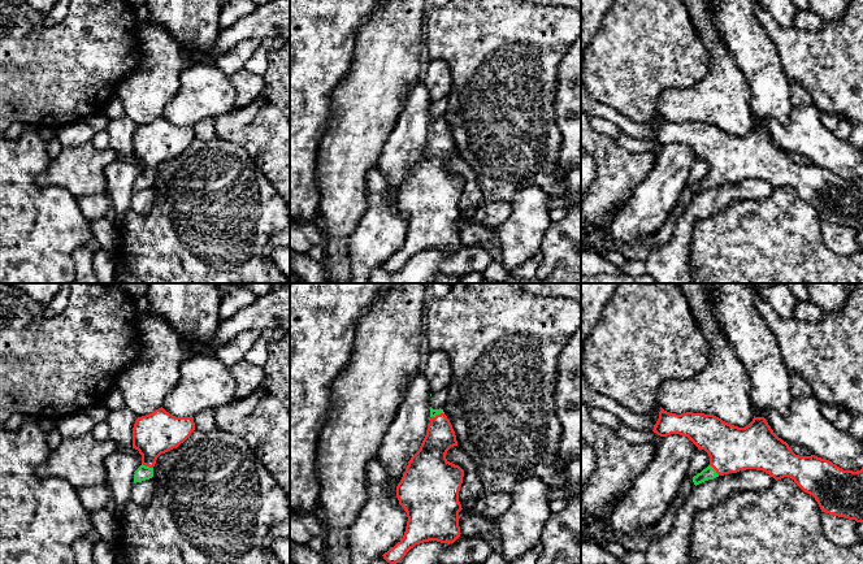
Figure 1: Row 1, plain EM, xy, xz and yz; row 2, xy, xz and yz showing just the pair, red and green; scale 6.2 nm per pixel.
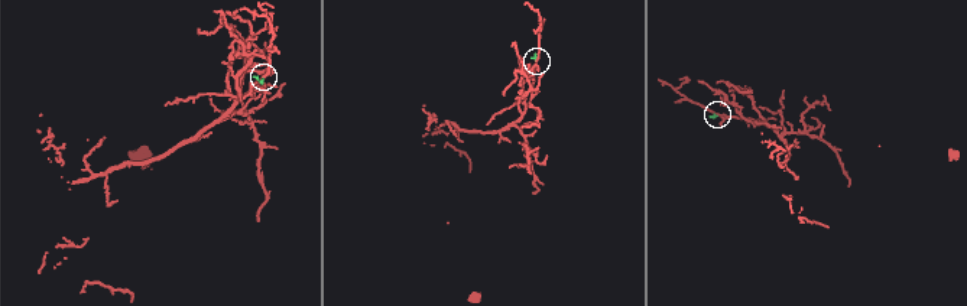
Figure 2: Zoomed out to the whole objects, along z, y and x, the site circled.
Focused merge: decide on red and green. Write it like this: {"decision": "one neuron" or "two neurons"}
{"decision": "one neuron"}

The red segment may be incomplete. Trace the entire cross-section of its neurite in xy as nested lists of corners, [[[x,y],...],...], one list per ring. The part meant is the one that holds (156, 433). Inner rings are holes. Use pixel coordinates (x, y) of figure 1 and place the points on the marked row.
[[[162,407],[138,417],[133,428],[133,448],[142,455],[134,482],[153,477],[157,457],[183,443],[195,430],[194,417],[175,417]]]

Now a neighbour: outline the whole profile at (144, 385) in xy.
[[[148,309],[139,320],[142,356],[126,366],[117,378],[125,407],[138,417],[161,408],[175,389],[186,355],[177,331]]]

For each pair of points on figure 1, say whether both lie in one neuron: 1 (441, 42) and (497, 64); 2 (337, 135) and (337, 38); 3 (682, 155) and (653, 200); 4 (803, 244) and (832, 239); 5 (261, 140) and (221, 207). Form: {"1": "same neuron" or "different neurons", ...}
{"1": "same neuron", "2": "different neurons", "3": "same neuron", "4": "different neurons", "5": "different neurons"}

